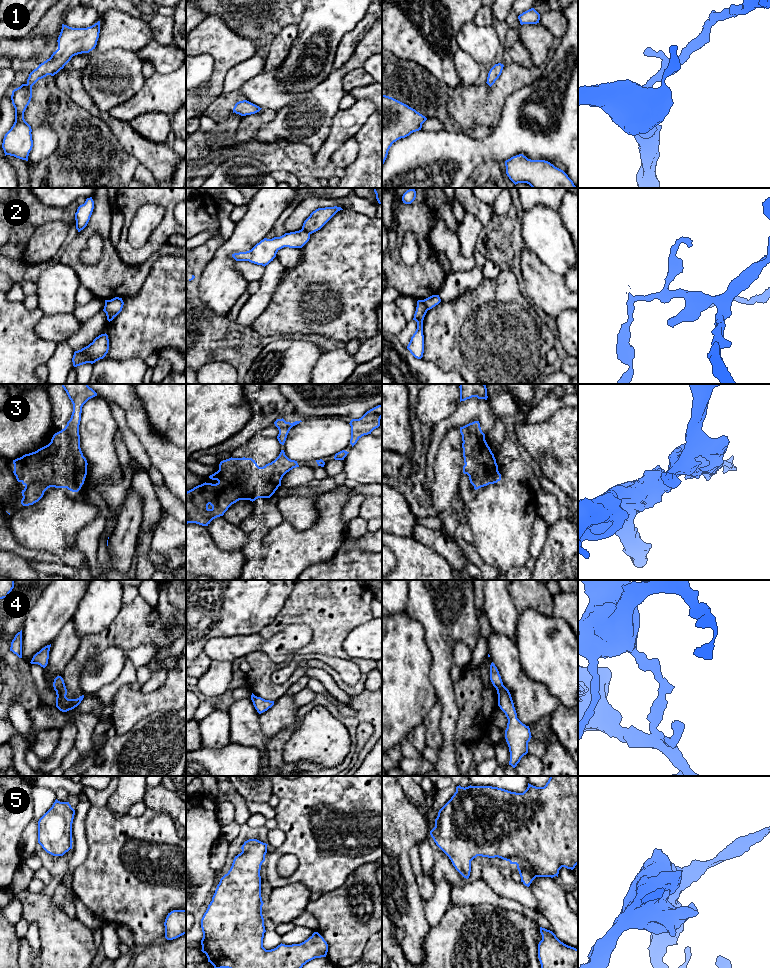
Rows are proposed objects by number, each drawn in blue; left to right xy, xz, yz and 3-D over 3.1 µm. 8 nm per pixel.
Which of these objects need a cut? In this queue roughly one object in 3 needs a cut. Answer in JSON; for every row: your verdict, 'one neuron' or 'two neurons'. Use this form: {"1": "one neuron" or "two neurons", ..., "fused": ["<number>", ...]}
{"1": "one neuron", "2": "two neurons", "3": "one neuron", "4": "two neurons", "5": "one neuron", "fused": ["2", "4"]}

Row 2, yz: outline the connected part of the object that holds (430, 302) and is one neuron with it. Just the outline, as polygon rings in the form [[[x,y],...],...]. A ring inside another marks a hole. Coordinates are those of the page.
[[[432,295],[426,299],[423,300],[427,311],[432,309],[433,307],[435,307],[436,305],[438,305],[441,302],[441,299],[439,297],[439,295]]]

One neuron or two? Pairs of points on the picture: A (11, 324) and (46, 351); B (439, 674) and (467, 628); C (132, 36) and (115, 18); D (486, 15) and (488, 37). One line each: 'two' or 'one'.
A: one
B: one
C: one
D: two

